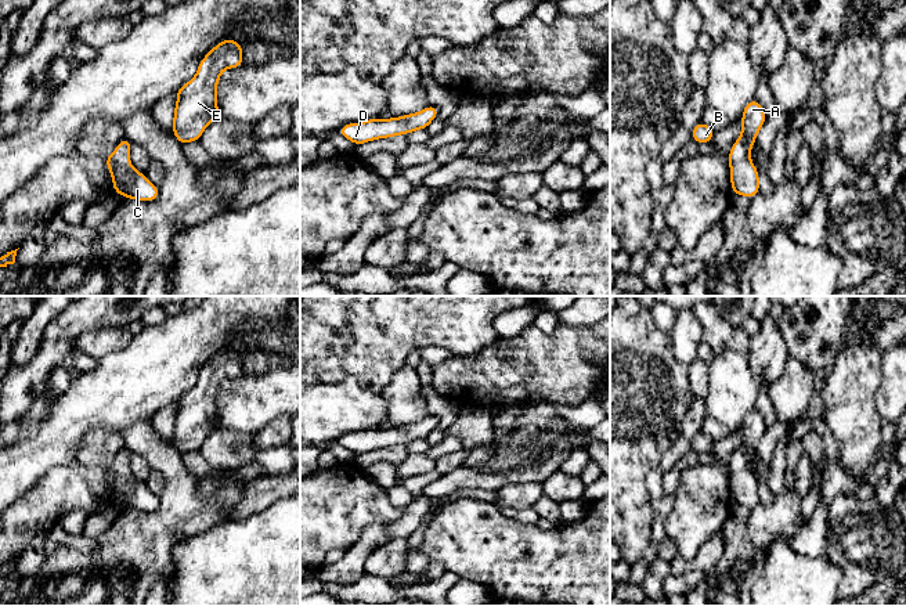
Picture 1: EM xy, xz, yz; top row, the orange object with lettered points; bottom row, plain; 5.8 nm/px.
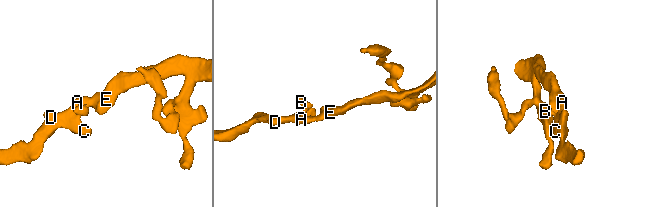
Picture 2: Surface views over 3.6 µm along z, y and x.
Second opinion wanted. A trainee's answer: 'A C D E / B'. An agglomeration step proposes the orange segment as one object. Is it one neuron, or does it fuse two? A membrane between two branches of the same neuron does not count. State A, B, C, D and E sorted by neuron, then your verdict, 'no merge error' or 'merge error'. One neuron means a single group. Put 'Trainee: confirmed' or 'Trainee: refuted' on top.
Trainee: refuted
A B C D E; no merge error

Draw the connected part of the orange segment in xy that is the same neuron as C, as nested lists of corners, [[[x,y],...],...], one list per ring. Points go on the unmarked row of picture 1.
[[[123,448],[115,461],[104,469],[112,486],[113,501],[127,509],[152,512],[159,506],[159,497],[133,477],[129,469],[133,455],[133,451]]]

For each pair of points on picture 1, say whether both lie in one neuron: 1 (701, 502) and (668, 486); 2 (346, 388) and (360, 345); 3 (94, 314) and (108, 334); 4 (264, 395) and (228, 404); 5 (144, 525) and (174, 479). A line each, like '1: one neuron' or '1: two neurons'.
1: two neurons
2: two neurons
3: two neurons
4: one neuron
5: one neuron

